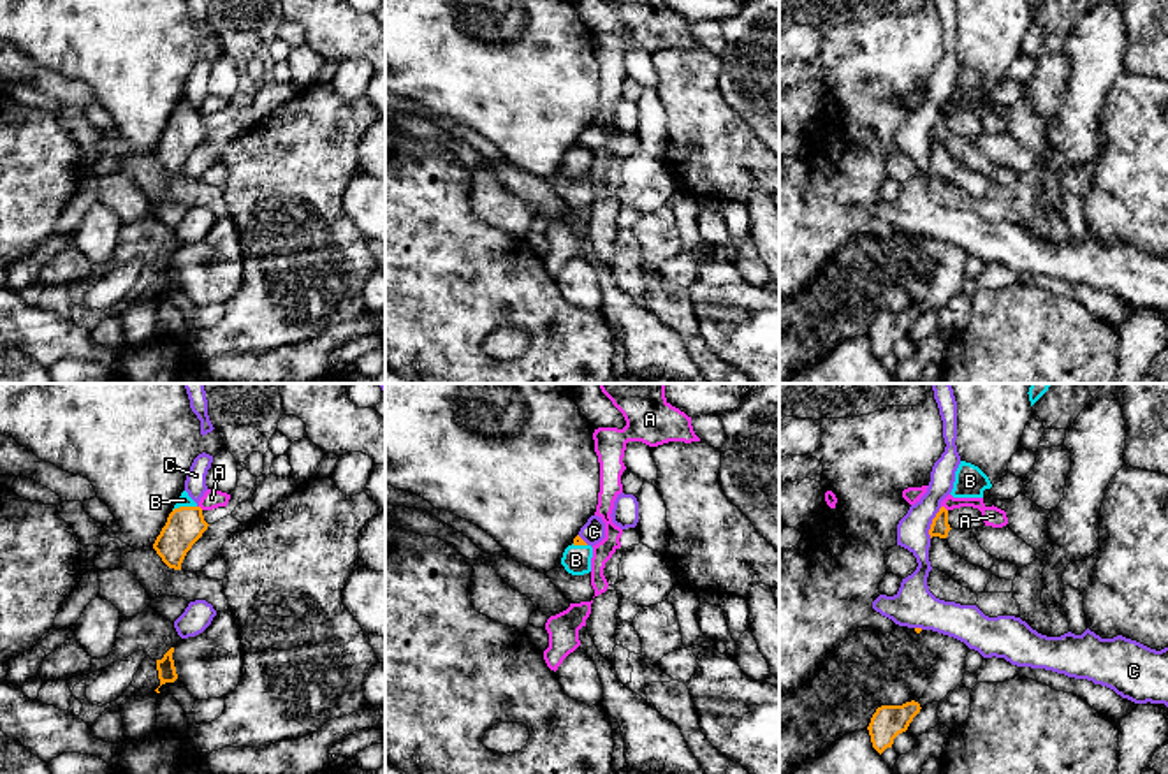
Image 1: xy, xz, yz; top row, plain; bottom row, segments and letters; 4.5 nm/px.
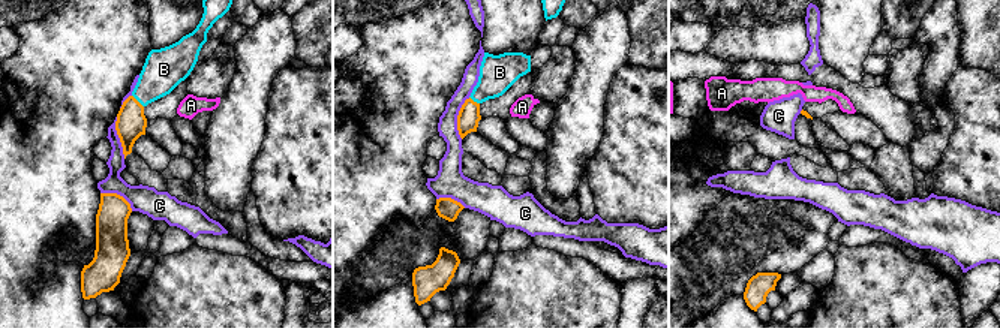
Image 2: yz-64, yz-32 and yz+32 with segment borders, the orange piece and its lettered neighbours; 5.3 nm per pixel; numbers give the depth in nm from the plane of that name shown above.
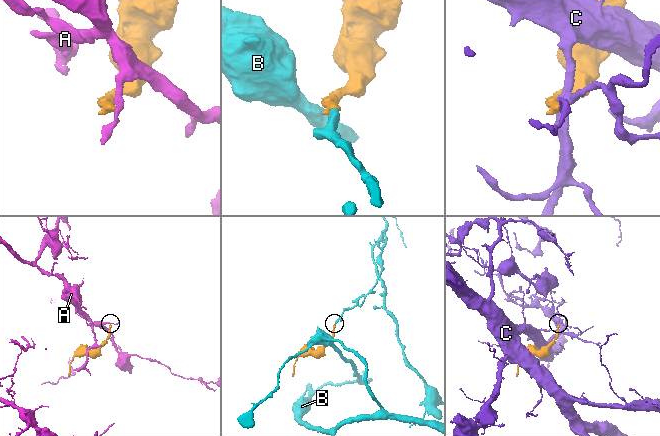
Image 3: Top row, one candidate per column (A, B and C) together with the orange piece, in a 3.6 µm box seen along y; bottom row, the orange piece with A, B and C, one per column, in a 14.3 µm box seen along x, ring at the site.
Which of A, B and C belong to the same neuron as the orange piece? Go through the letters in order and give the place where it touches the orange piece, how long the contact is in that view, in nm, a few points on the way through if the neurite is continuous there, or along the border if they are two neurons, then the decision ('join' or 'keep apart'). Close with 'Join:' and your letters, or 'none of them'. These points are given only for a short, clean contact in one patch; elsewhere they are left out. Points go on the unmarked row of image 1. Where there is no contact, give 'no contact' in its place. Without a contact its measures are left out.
A: meets orange in yz at (945, 115); contact 40 nm long; border along yz (941, 111), (947, 116); keep apart
B: meets orange in xy at (183, 113); contact 110 nm long; runs through xy (185, 131), (183, 113), (183, 106); join
C: meets orange in yz at (933, 129); contact 160 nm long; keep apart
Join: B

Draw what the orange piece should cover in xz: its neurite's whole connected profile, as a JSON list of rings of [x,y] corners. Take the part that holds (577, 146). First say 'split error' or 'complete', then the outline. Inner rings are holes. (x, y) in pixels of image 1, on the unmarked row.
split error; [[[579,141],[573,150],[563,158],[561,171],[572,181],[584,181],[591,178],[593,153],[588,151]]]

